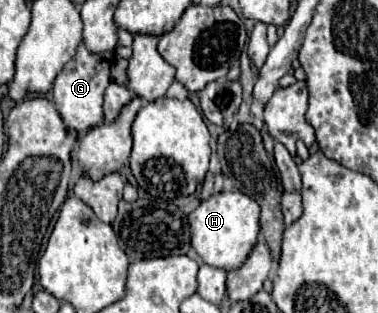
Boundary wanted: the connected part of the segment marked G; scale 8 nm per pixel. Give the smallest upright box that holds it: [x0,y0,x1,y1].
[53,43,111,131]

